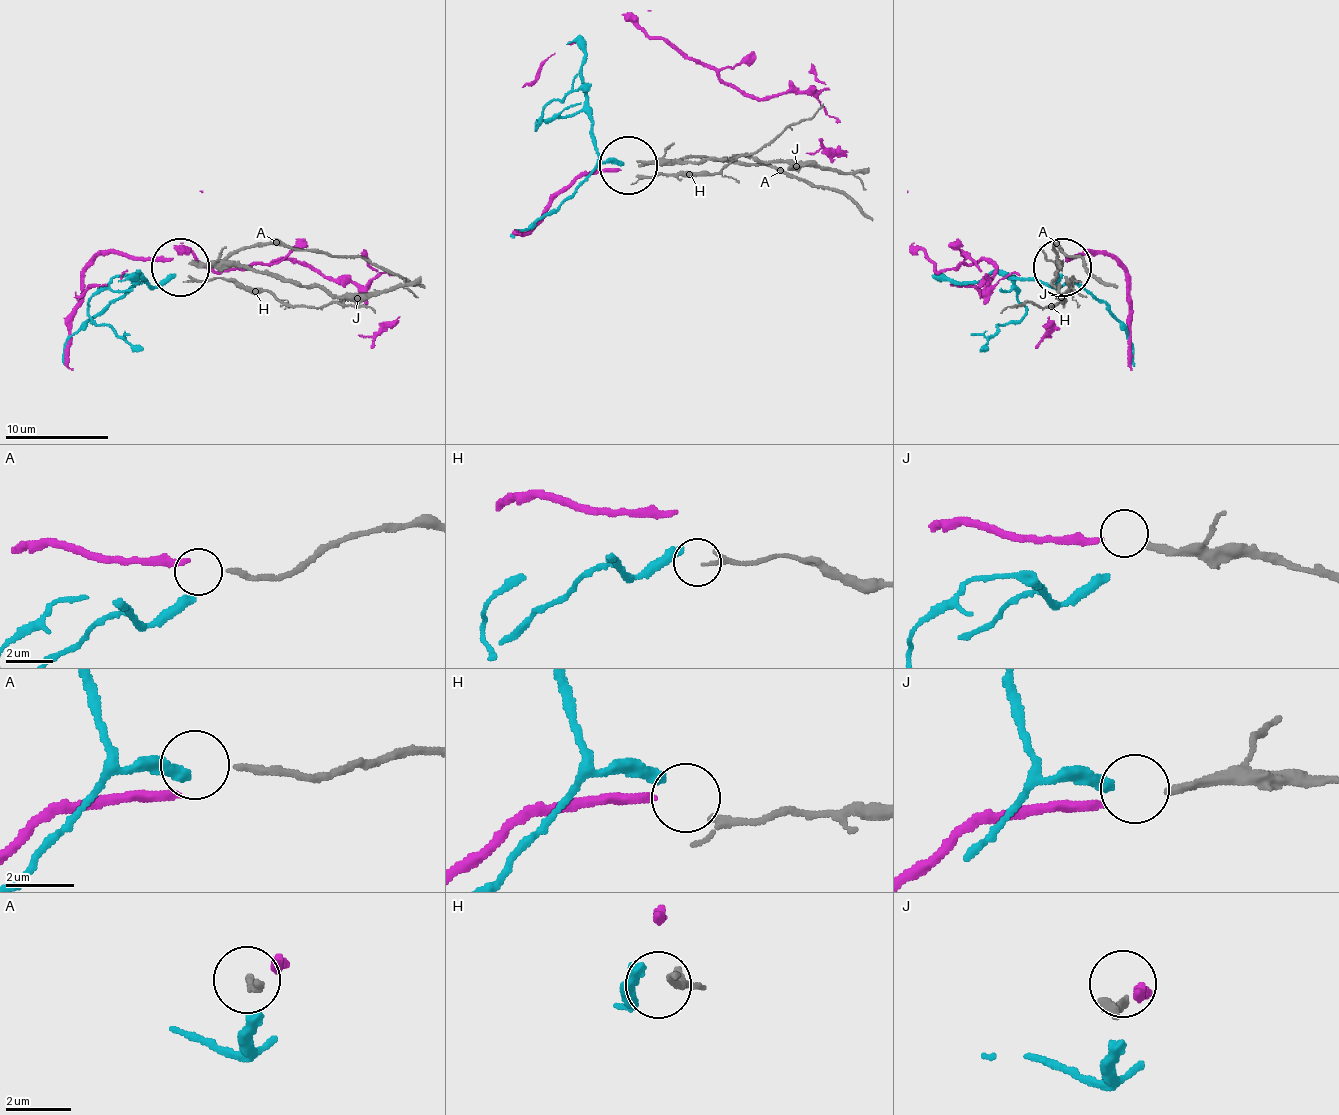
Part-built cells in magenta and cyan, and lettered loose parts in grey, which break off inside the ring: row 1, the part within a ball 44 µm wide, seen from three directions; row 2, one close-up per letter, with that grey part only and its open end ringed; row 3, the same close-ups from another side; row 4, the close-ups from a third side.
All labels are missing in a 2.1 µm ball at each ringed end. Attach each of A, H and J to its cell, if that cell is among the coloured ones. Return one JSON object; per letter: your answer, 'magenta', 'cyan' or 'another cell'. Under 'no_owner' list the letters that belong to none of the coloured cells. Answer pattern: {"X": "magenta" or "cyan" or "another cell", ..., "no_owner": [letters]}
{"A": "another cell", "H": "cyan", "J": "magenta", "no_owner": ["A"]}

